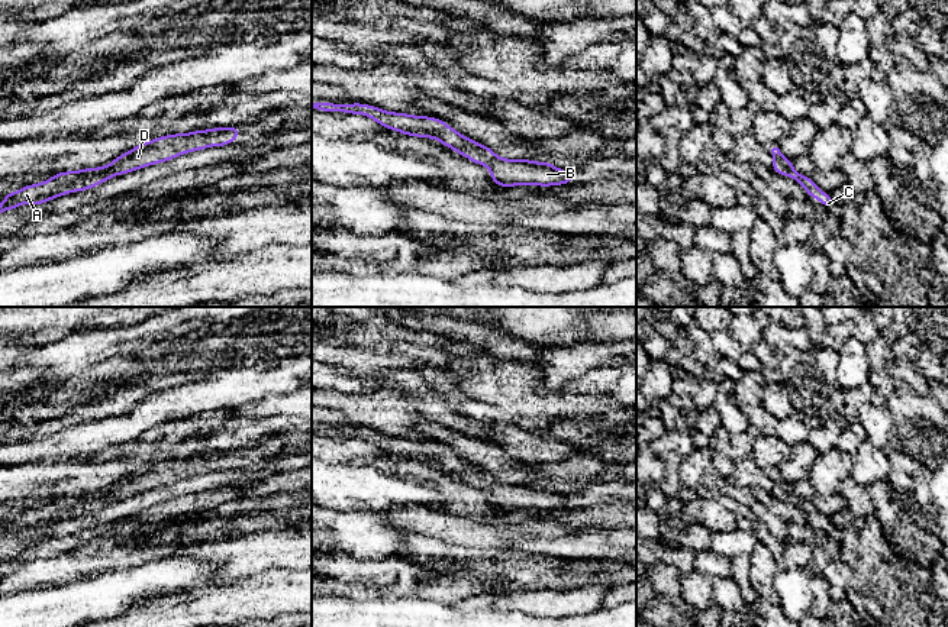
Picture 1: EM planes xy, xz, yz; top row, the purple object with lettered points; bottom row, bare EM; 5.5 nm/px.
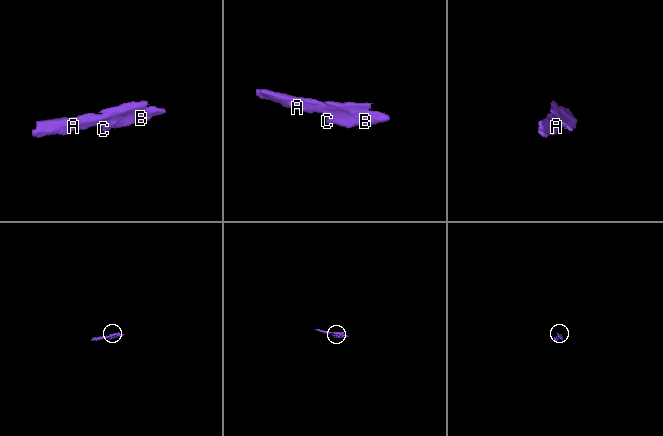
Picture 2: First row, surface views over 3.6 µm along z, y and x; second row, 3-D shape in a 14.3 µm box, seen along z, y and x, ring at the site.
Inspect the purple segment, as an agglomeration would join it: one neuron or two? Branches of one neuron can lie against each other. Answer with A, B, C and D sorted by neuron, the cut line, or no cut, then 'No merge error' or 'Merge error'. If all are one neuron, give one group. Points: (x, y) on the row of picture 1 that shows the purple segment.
Groups: A B C D. No split. No merge error

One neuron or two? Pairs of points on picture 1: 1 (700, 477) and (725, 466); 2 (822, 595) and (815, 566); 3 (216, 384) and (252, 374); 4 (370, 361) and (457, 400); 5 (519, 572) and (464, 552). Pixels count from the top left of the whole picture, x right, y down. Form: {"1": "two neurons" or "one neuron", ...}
{"1": "two neurons", "2": "one neuron", "3": "one neuron", "4": "one neuron", "5": "one neuron"}

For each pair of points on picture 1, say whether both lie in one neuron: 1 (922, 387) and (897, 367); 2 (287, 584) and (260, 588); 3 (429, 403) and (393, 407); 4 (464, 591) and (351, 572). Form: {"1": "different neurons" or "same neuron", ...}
{"1": "same neuron", "2": "same neuron", "3": "different neurons", "4": "same neuron"}

